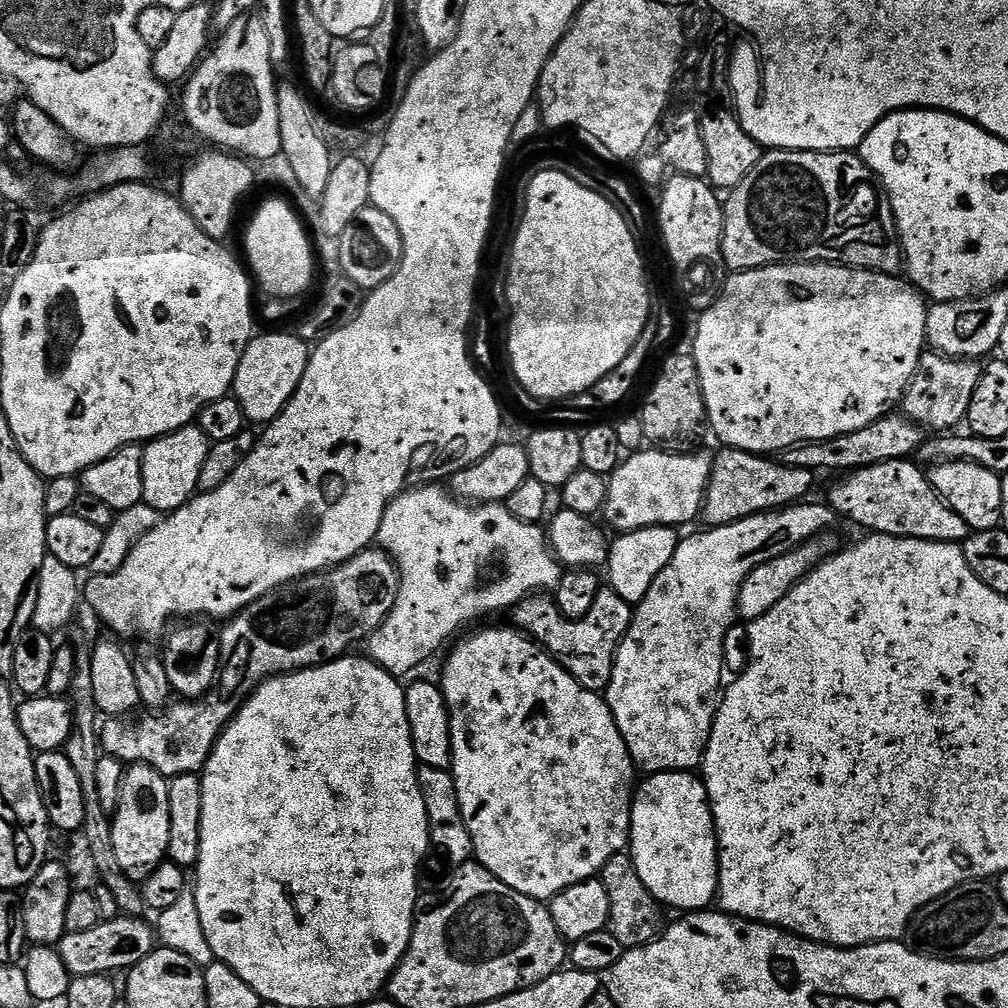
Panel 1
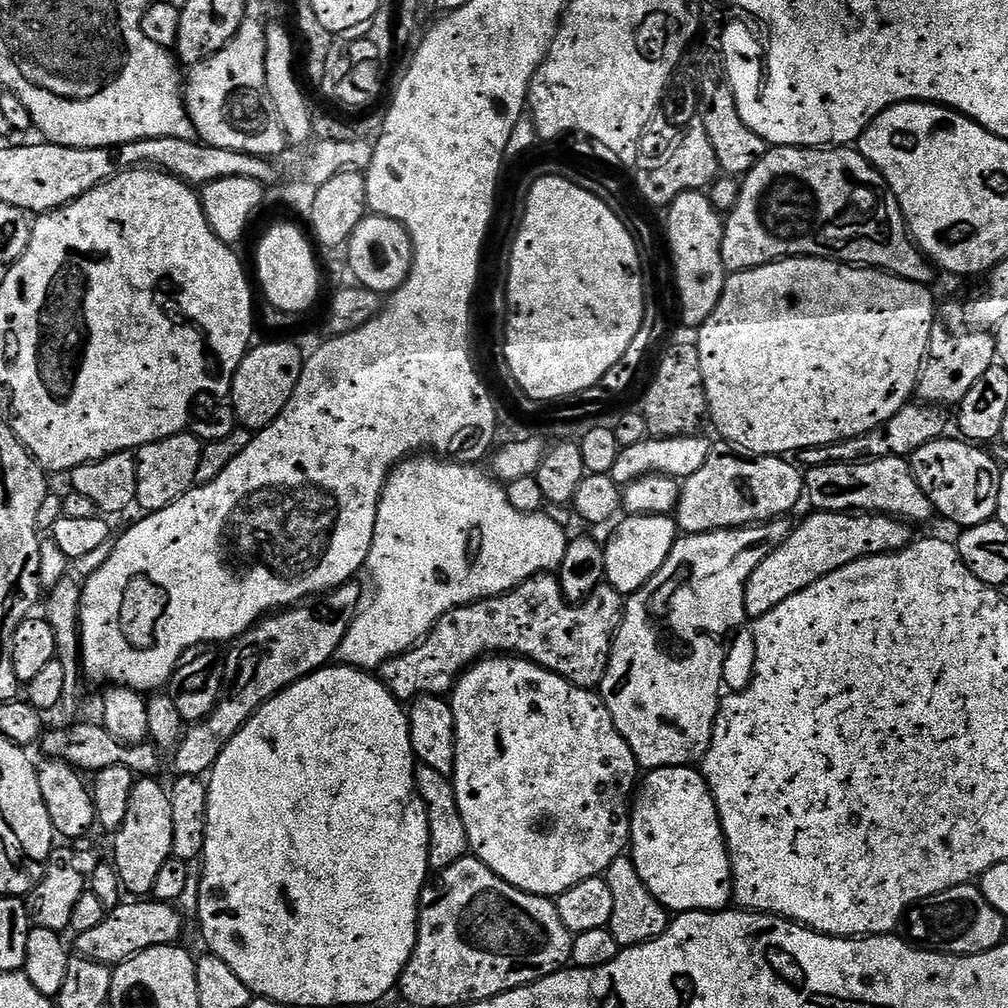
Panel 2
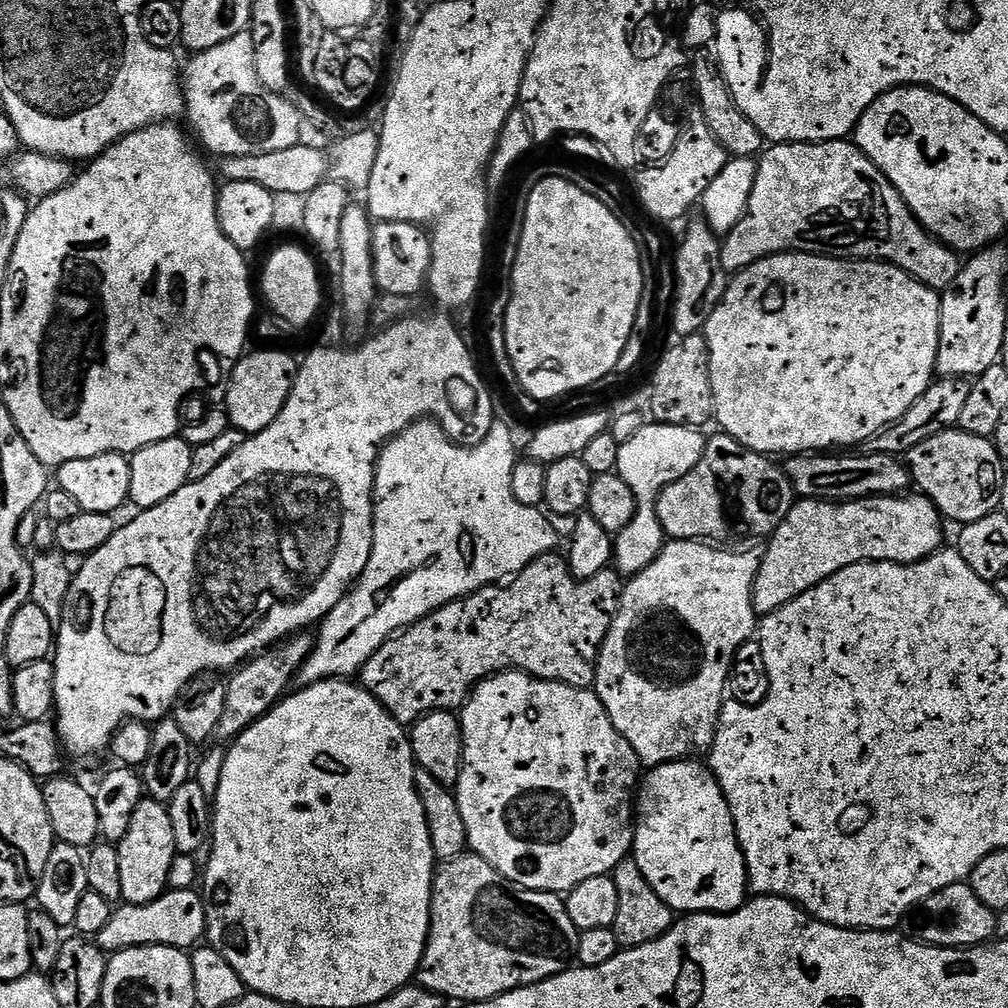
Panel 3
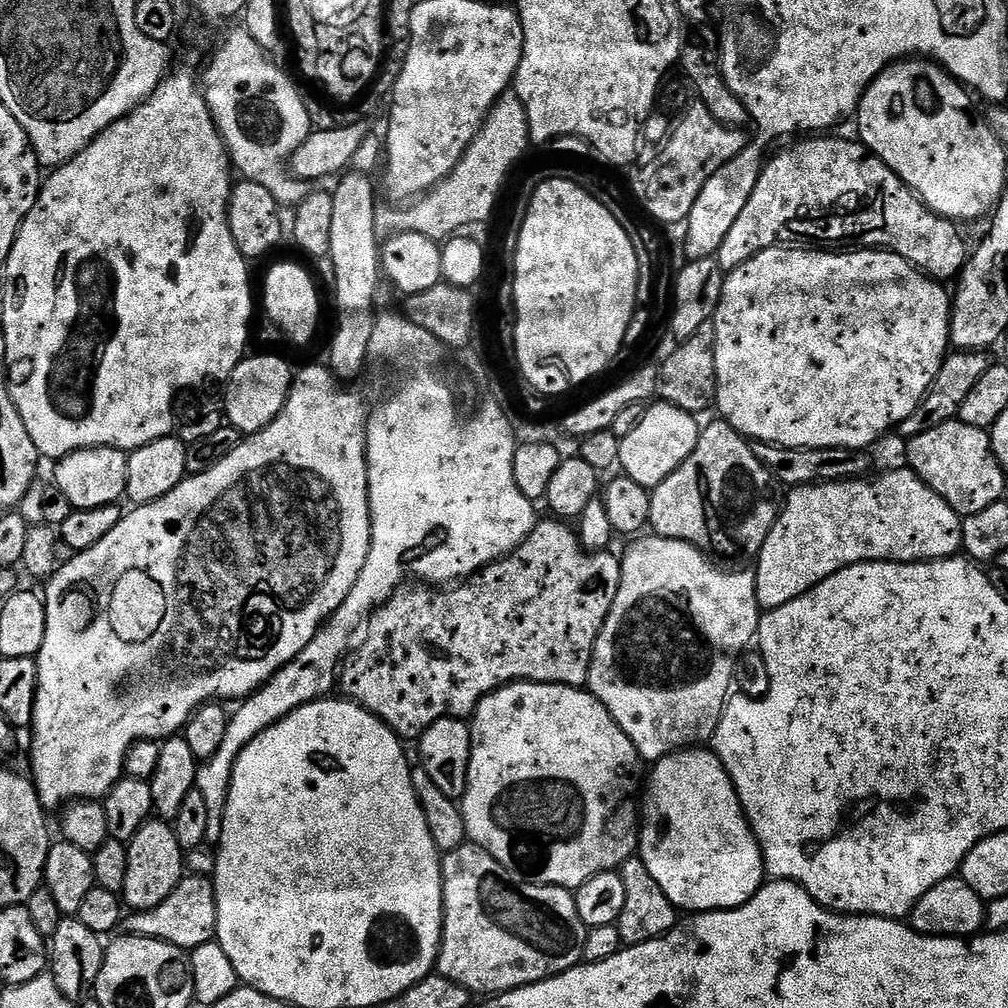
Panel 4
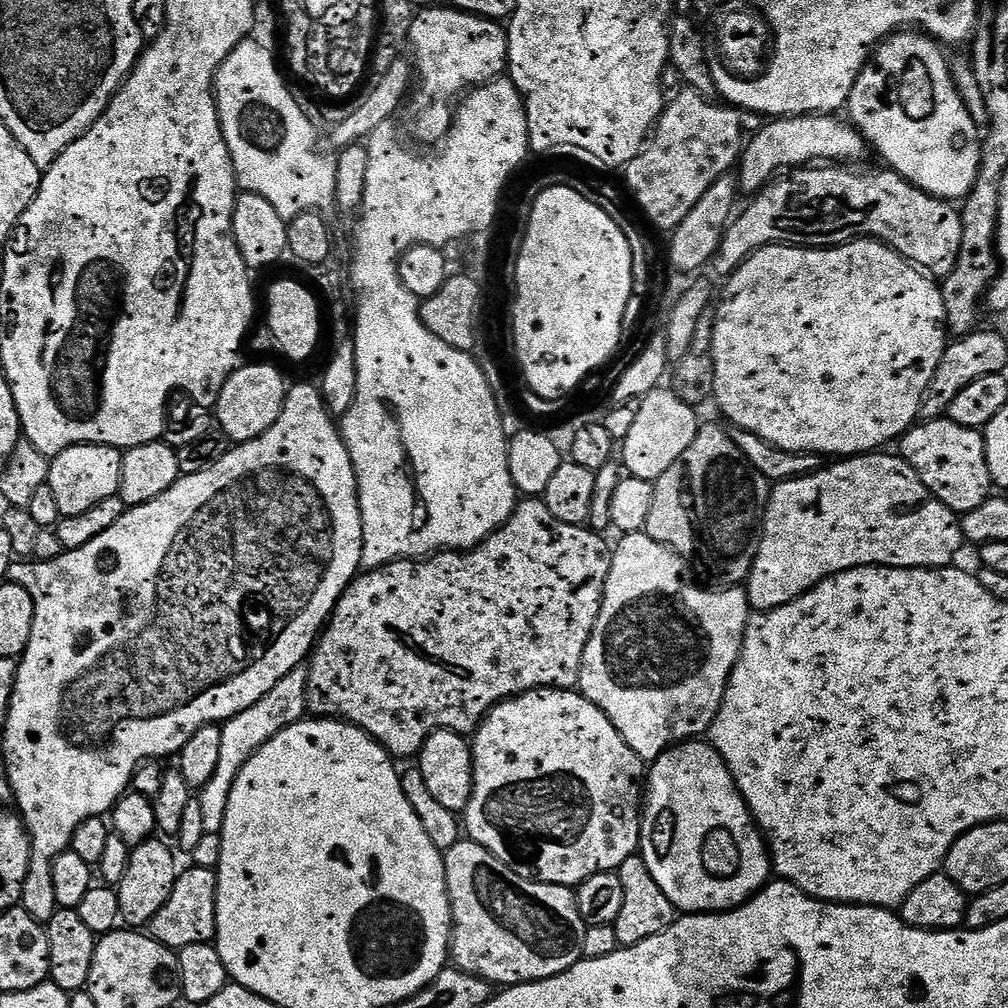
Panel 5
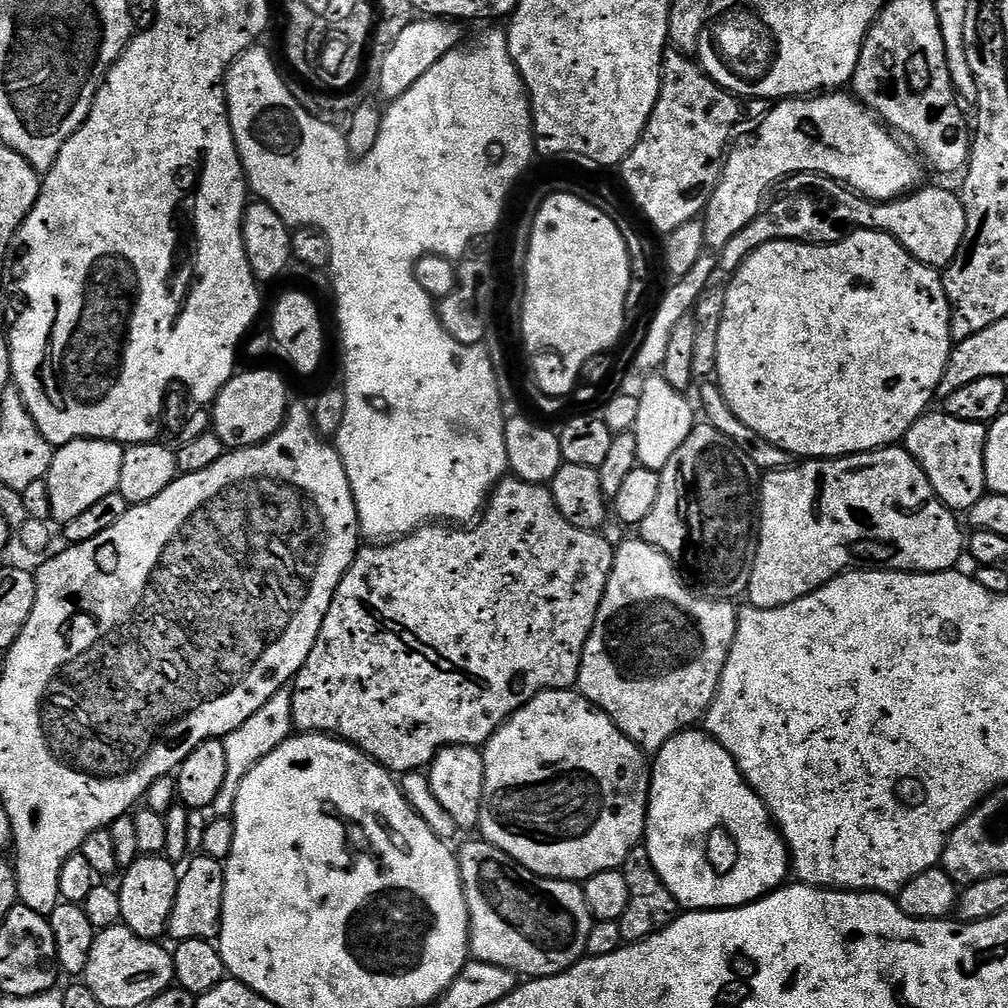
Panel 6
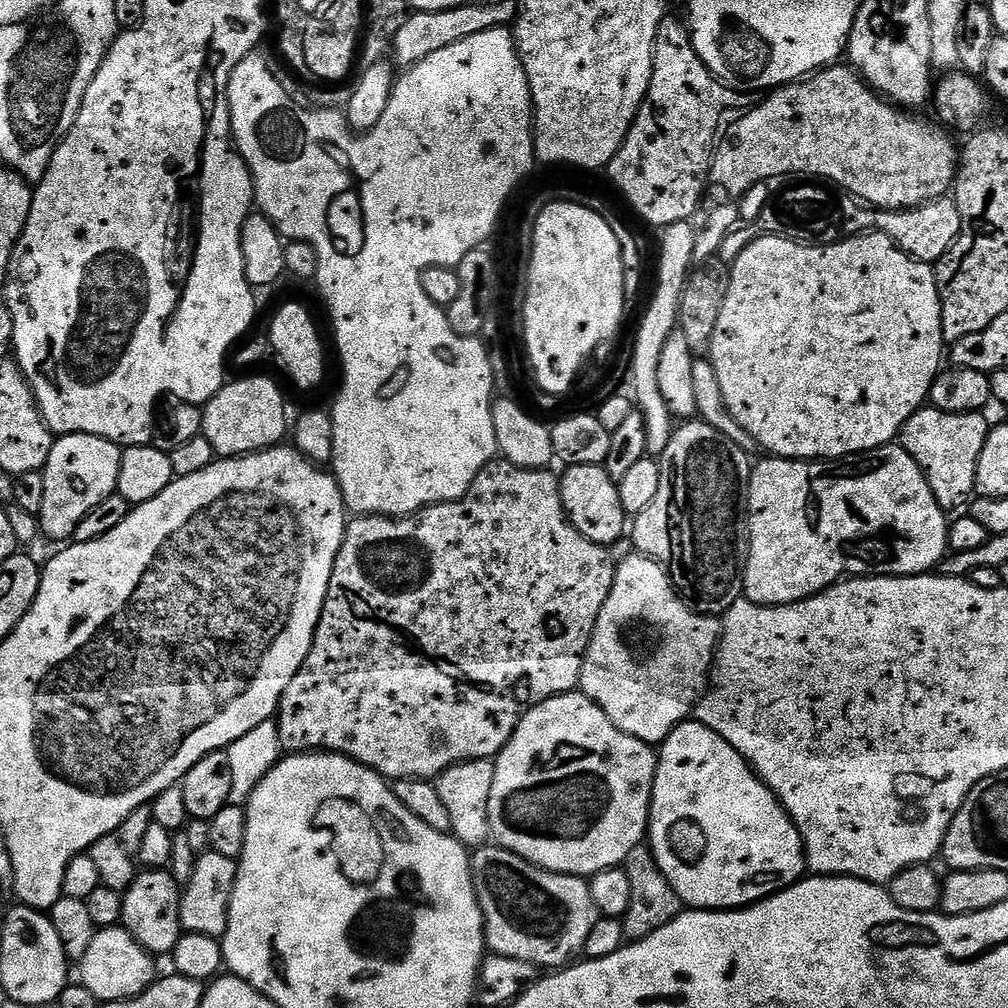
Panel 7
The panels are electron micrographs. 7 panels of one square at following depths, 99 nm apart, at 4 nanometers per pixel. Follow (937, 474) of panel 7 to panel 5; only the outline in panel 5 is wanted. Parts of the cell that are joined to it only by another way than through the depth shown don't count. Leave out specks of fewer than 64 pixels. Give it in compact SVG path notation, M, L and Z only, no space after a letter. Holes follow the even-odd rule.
M947 418L924 420L904 433L898 447L918 478L922 478L925 486L951 512L963 514L978 510L978 506L990 498L988 491L993 491L994 485L986 466L986 446L981 429L958 426L958 422Z

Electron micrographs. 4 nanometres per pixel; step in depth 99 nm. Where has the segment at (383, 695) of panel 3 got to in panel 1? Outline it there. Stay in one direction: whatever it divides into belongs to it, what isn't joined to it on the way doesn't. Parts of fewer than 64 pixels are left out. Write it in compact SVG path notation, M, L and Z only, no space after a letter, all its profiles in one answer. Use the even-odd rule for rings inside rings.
M609 586L601 587L598 598L588 615L582 620L567 620L556 607L555 599L548 594L533 594L516 605L515 627L529 635L544 651L556 660L586 690L600 694L605 691L612 677L612 664L616 650L628 628L632 625L633 605L627 604Z

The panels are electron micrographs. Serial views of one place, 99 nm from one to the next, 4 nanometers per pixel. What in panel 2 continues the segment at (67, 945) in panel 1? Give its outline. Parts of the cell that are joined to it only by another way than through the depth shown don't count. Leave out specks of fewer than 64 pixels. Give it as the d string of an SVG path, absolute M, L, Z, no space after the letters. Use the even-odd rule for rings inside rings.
M136 898L111 909L104 915L99 926L79 933L75 937L75 951L94 962L115 966L131 956L145 952L147 948L177 943L184 932L184 921L185 917L179 907L151 898Z

